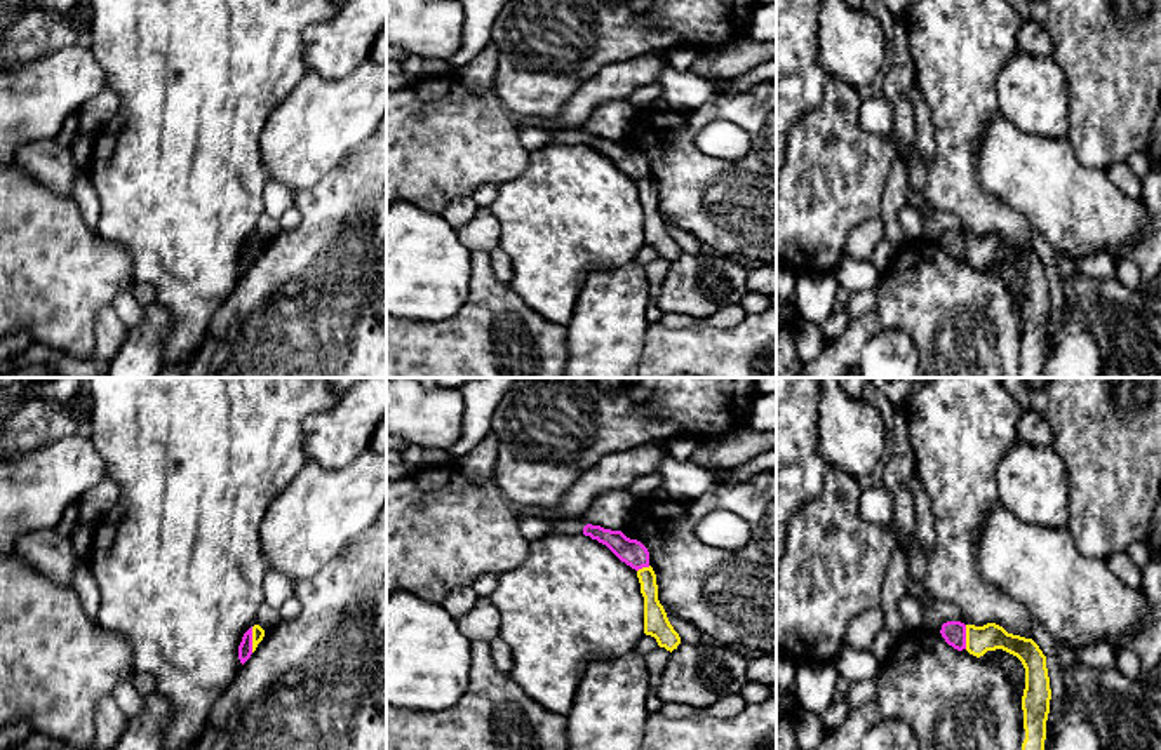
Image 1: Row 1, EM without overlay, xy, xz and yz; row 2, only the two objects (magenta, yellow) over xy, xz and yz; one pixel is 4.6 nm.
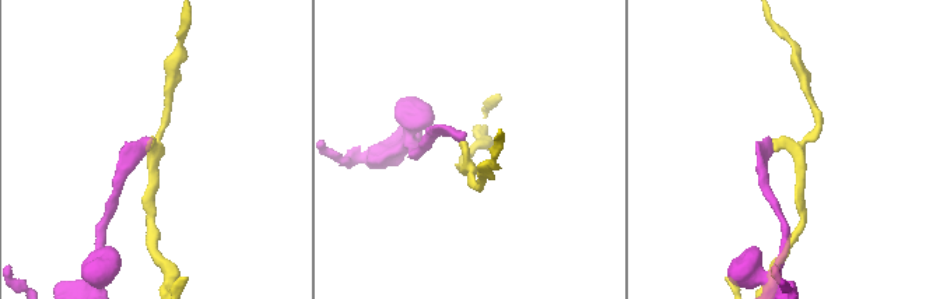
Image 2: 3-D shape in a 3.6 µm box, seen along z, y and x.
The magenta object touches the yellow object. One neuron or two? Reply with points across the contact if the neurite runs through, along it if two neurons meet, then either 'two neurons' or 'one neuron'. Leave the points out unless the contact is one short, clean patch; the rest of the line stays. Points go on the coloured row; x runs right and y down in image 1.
border xy (251, 627), (253, 651); two neurons

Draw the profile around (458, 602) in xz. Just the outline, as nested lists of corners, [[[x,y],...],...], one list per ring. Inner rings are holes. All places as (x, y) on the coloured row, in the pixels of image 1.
[[[472,586],[451,590],[440,606],[456,619],[466,616],[479,600],[479,593]]]

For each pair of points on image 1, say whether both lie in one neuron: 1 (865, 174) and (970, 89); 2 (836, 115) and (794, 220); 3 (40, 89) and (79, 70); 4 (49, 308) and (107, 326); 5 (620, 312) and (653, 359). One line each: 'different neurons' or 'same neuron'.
1: different neurons
2: same neuron
3: same neuron
4: different neurons
5: different neurons

